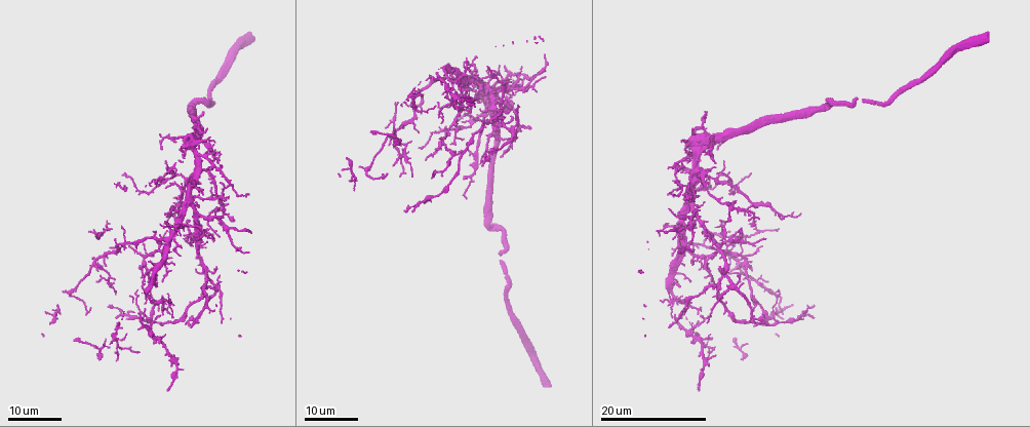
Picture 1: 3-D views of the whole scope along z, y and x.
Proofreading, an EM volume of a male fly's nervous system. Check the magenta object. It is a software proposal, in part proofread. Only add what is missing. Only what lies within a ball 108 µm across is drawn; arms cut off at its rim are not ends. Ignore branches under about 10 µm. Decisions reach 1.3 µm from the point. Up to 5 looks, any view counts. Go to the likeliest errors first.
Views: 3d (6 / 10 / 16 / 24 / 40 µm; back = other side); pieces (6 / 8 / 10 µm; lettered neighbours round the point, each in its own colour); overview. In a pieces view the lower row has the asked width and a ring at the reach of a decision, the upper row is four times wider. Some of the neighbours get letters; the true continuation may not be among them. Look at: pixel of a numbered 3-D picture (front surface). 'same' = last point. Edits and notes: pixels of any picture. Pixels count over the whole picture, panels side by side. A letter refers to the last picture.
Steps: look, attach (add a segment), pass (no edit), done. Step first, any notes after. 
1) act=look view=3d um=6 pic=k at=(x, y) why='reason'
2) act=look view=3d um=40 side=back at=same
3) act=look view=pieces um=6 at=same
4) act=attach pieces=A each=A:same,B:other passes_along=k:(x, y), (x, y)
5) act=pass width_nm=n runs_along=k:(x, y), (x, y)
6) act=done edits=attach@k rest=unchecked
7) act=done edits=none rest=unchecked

act=look view=3d um=16 pic=1 at=(108, 306) why='long arm stops here'

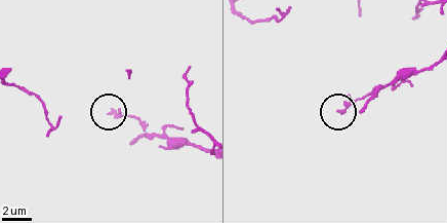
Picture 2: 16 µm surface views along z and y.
act=look view=pieces um=8 pic=2 at=(339, 112)

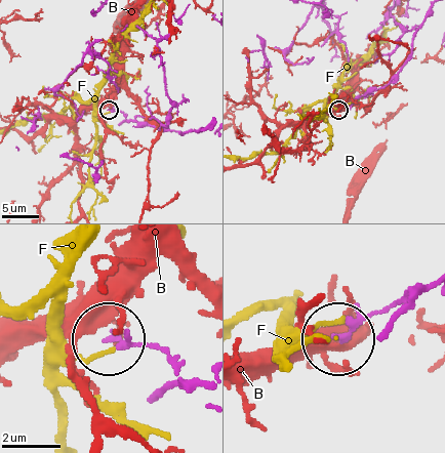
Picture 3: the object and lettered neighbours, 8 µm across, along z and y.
act=pass width_nm=200 each=B:other,F:other found='none of them fits'

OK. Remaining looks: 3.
act=look view=3d um=24 pic=1 at=(212, 241) why='an open end'

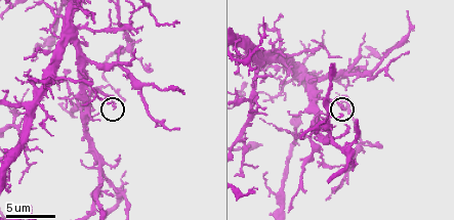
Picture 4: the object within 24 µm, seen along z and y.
act=look view=pieces um=8 pic=4 at=(344, 108)

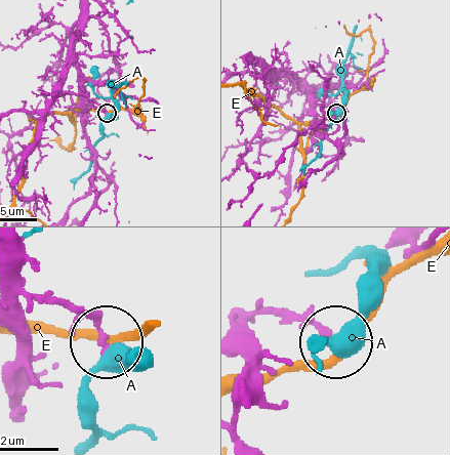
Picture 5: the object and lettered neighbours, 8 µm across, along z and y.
act=pass width_nm=160 each=A:other,E:other runs_along=5:(9, 264), (30, 292), (74, 303), (103, 336) found='none of them fits'

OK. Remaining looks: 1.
act=done edits=none rest=unchecked

